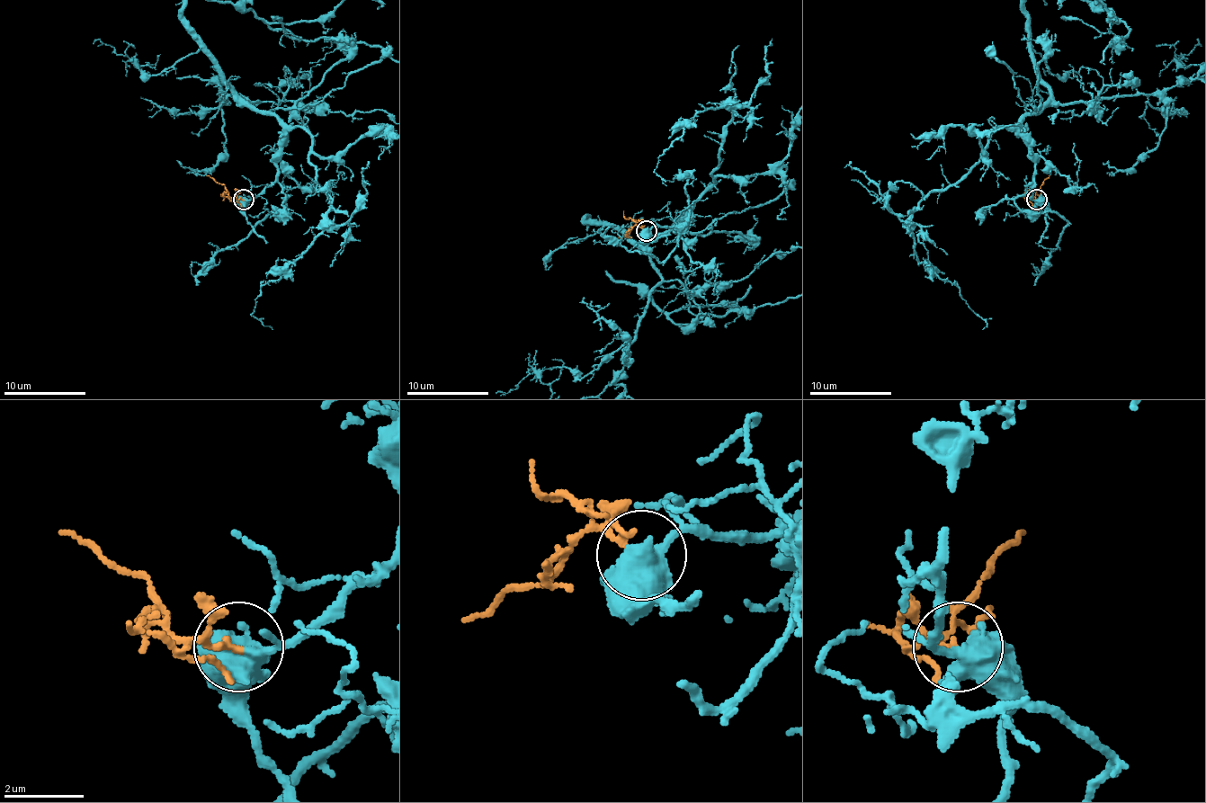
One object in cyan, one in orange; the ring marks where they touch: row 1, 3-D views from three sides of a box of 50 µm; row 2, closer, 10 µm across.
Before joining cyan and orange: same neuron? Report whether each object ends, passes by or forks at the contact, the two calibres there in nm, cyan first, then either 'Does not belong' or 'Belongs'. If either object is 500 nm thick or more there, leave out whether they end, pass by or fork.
At the ring cyan forks. At the ring orange ends. Thickness 360 nm (cyan) against 180 nm. Belongs

